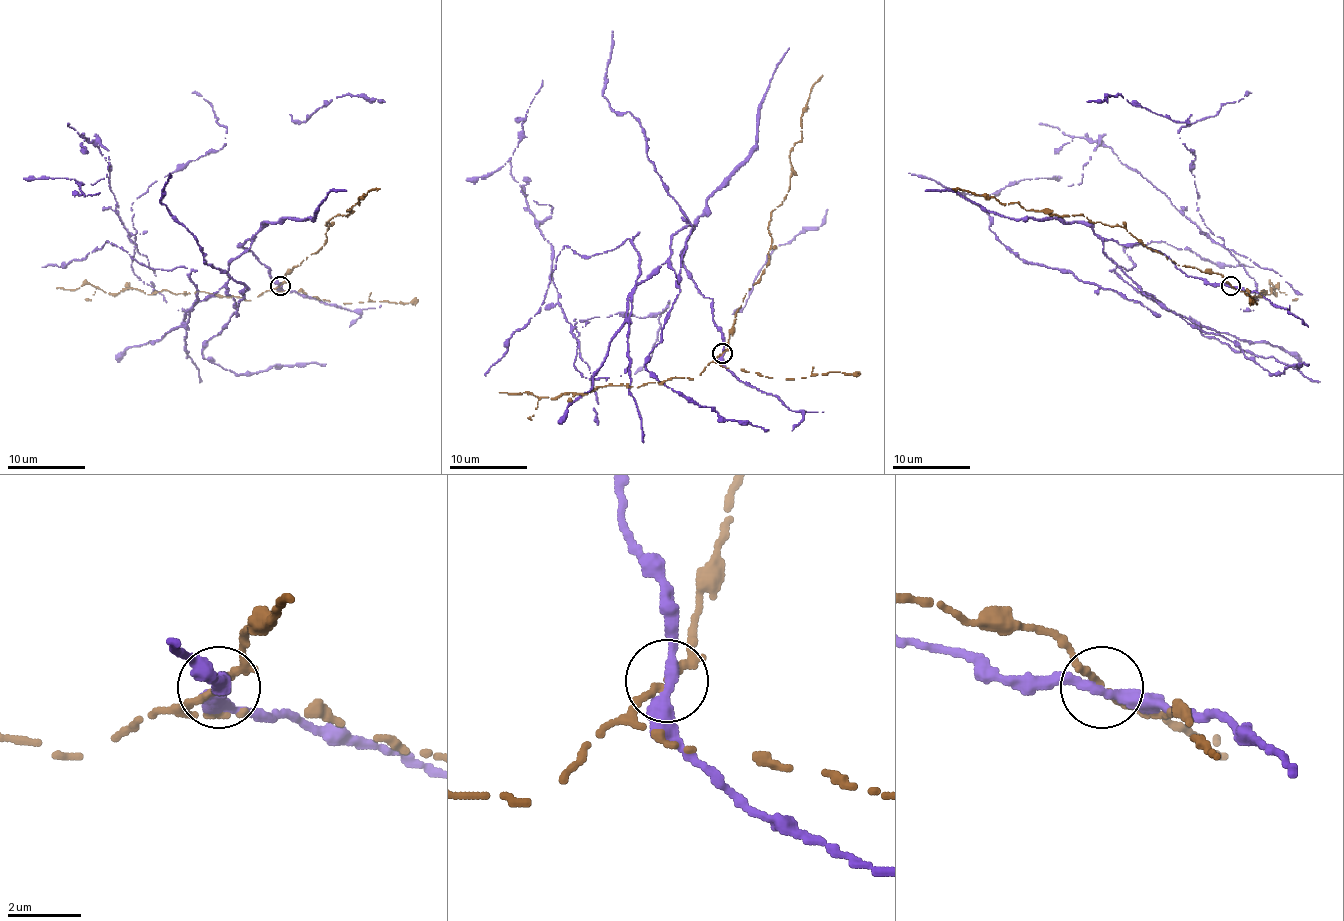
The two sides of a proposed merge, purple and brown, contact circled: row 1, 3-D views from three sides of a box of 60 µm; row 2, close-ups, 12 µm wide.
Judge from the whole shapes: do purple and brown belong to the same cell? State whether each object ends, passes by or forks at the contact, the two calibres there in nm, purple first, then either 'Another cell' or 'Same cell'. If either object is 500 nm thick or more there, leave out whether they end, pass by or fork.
At the ring purple passes by. At the ring brown passes by. Thickness 280 nm (purple) against 200 nm. Another cell

